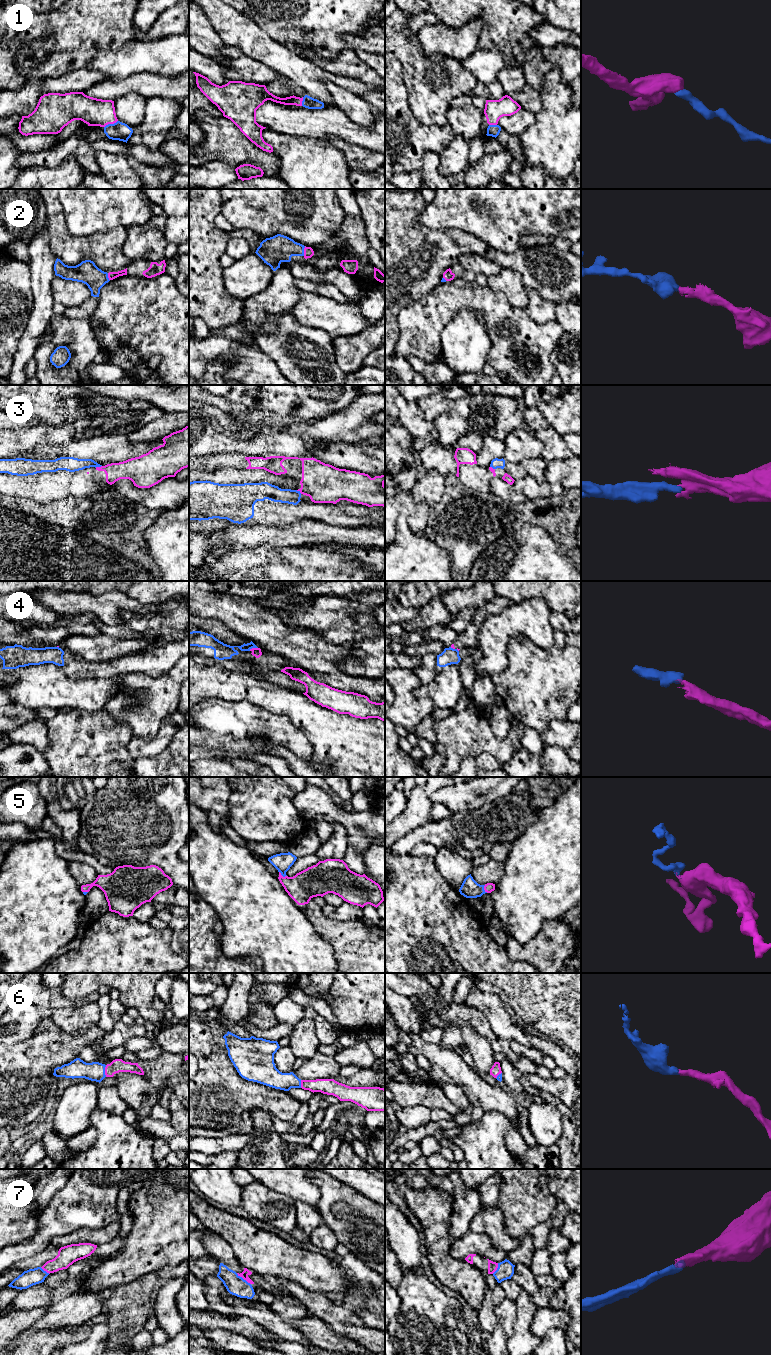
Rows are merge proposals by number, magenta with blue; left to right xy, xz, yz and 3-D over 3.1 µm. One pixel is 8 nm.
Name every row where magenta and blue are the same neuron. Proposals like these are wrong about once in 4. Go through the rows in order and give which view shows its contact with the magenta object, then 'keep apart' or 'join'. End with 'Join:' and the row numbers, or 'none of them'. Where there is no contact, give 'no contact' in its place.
1: meets magenta in xy; join
2: meets magenta in xz; join
3: meets magenta in xy; keep apart
4: meets magenta in xz; keep apart
5: meets magenta in xz; join
6: meets magenta in xy; join
7: meets magenta in xz; join
Join: 1, 2, 5, 6, 7

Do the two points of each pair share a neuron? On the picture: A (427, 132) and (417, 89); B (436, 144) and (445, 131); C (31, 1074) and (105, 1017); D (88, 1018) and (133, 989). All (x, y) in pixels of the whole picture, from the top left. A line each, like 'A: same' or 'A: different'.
A: different
B: same
C: different
D: different

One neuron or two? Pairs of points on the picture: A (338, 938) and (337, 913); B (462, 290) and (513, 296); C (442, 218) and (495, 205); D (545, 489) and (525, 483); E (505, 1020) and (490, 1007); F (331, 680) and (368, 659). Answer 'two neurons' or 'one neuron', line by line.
A: two neurons
B: two neurons
C: one neuron
D: one neuron
E: one neuron
F: two neurons

